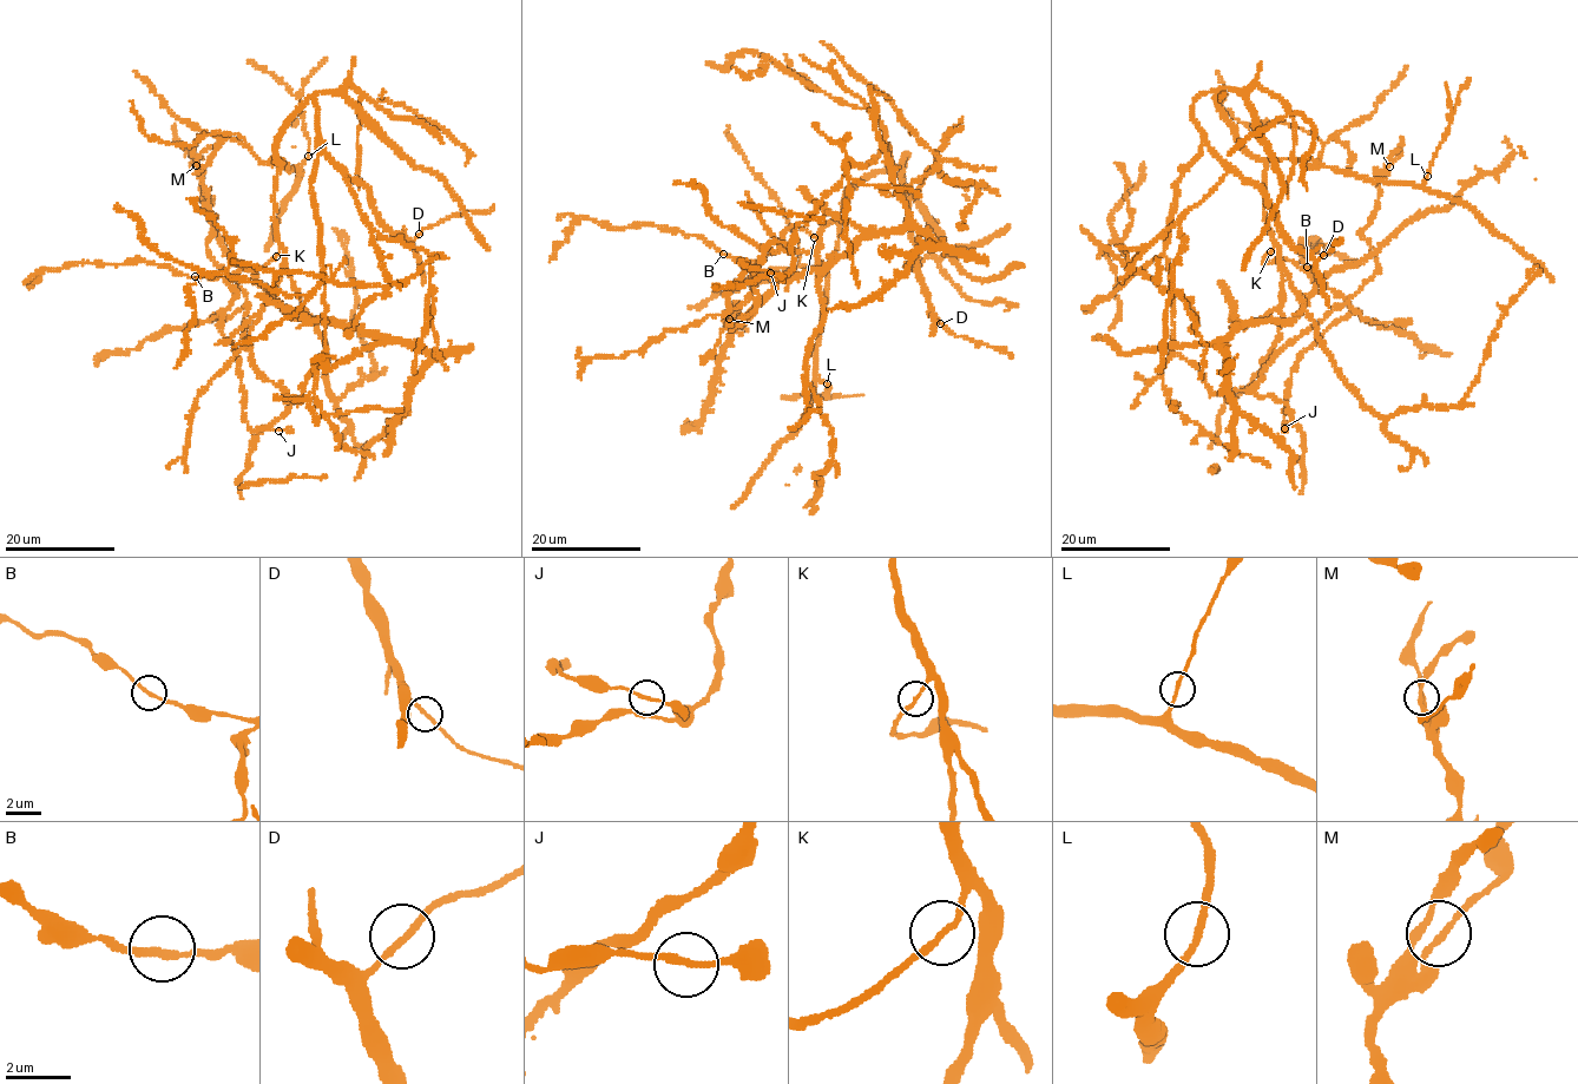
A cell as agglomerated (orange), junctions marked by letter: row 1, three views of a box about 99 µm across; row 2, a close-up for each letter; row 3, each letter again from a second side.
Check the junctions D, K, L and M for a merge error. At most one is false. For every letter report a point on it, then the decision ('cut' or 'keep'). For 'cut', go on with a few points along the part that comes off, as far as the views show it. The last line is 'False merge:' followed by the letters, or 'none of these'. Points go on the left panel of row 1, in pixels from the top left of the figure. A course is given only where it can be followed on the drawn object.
D: (419, 234) | keep
K: (276, 256) | keep
L: (308, 156) | keep
M: (196, 165) | keep
False merge: none of these

